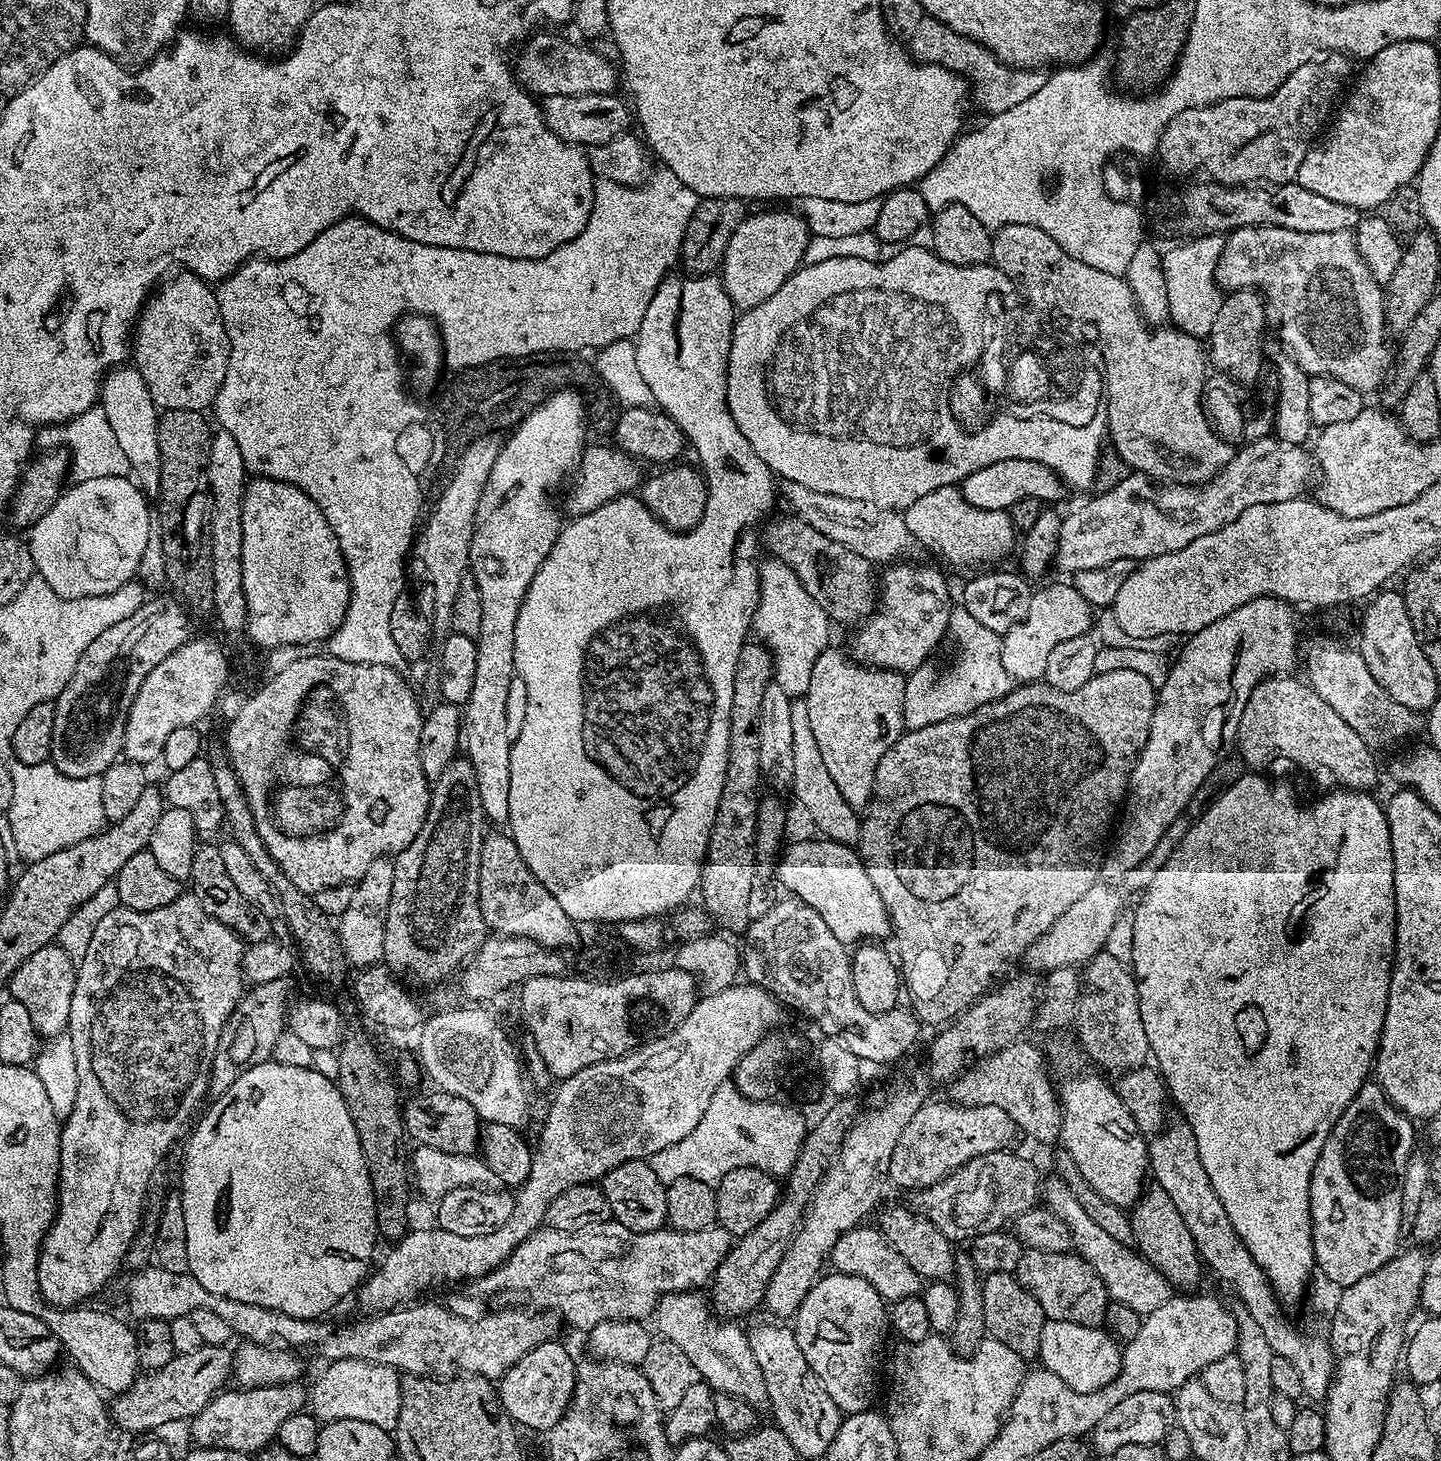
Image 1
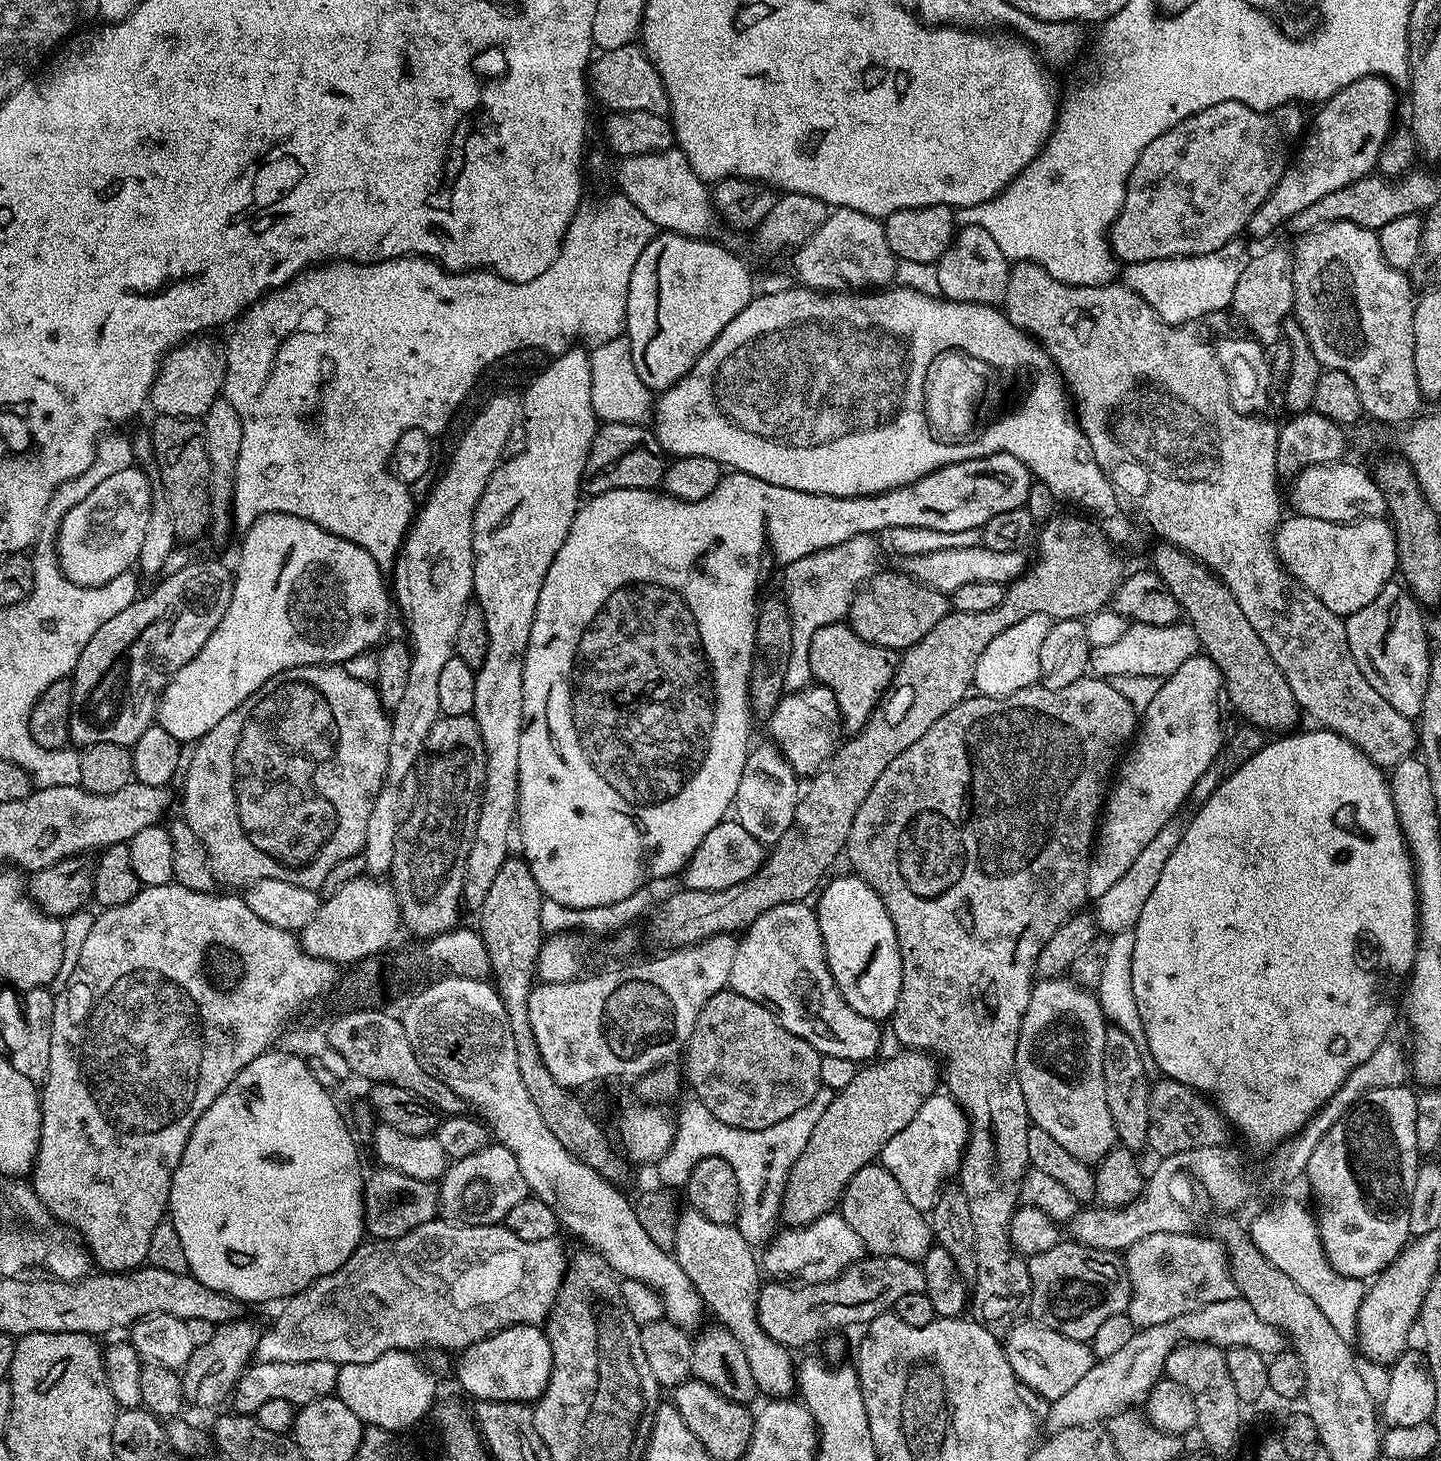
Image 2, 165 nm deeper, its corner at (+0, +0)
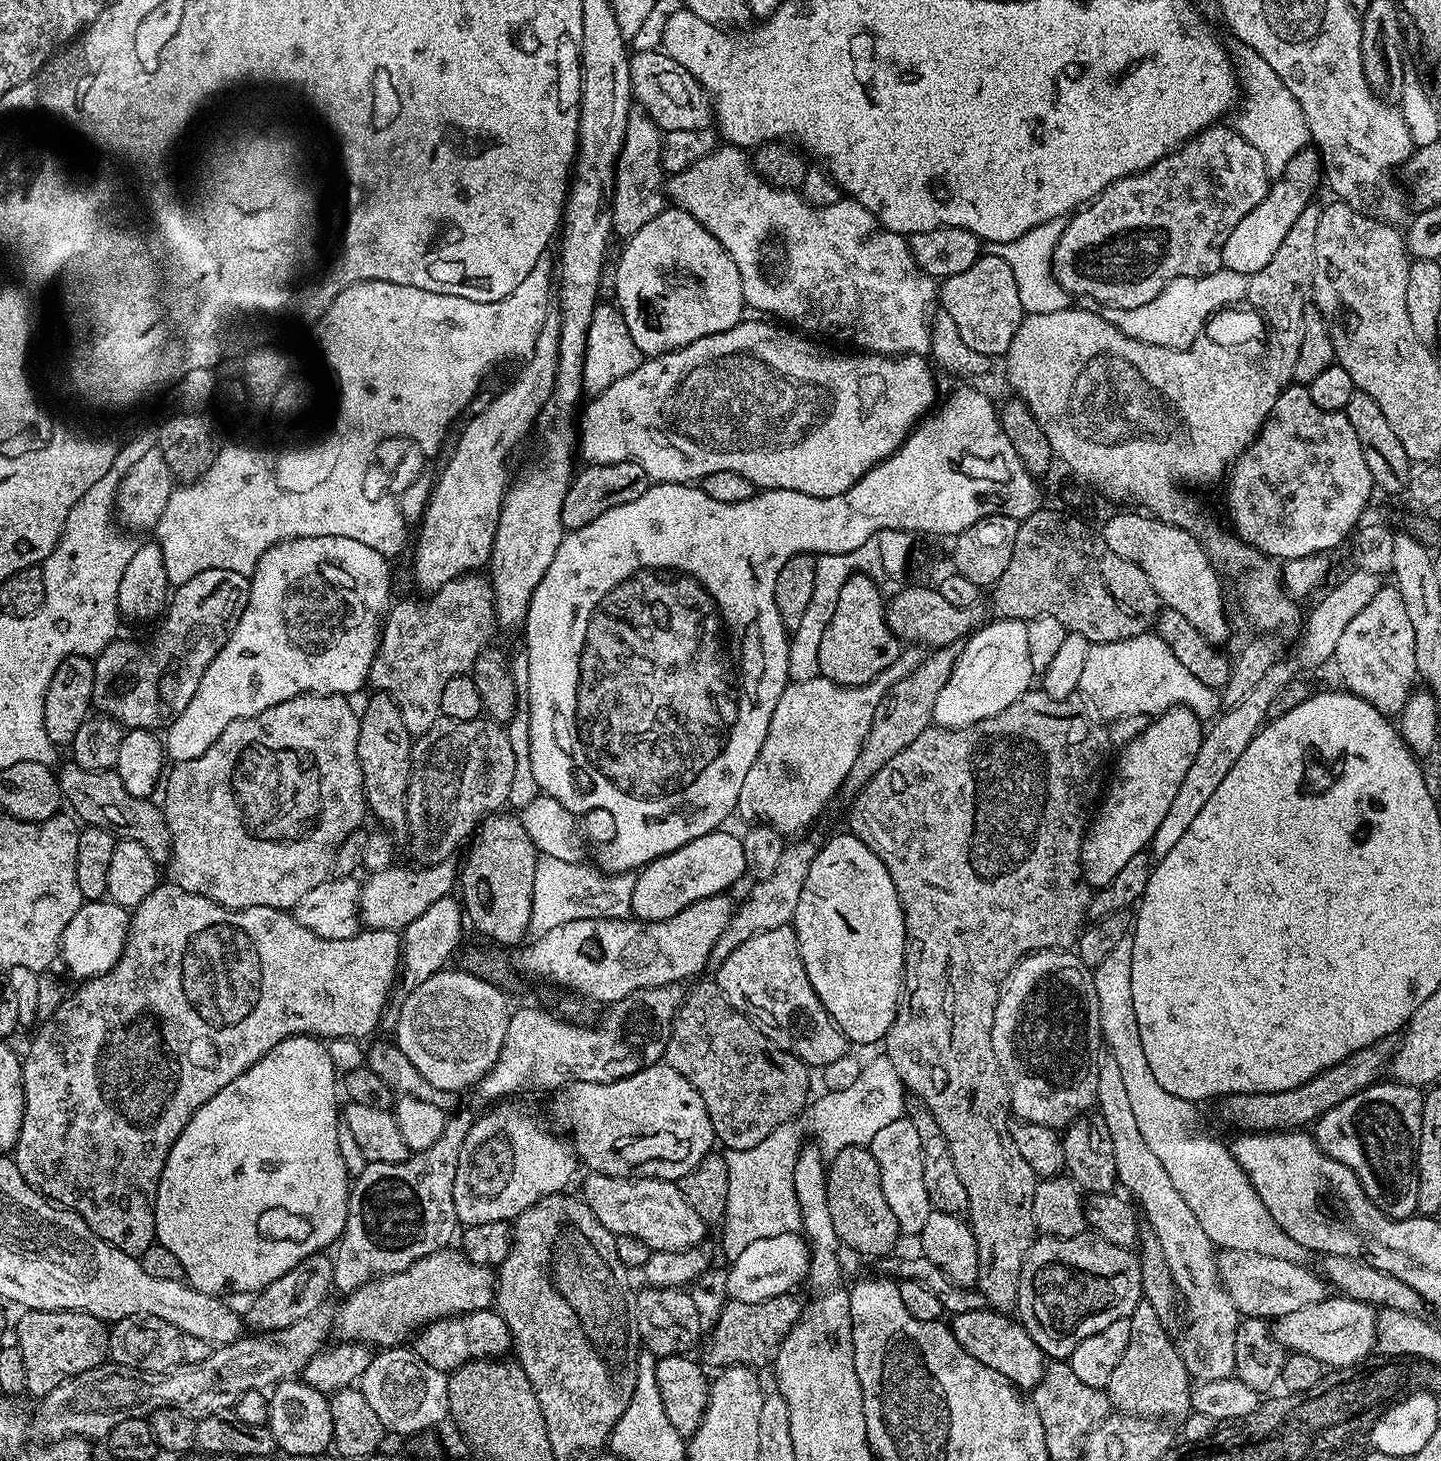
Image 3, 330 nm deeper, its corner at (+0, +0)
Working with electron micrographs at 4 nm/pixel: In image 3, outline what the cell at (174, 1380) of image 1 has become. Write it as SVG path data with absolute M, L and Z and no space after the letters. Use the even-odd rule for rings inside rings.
M317 1254L306 1258L294 1270L286 1270L278 1282L270 1282L261 1292L251 1297L252 1305L246 1312L246 1324L249 1329L260 1334L275 1334L294 1326L294 1322L302 1322L302 1318L313 1316L325 1307L324 1299L328 1291L333 1291L332 1283L332 1256L328 1254Z

